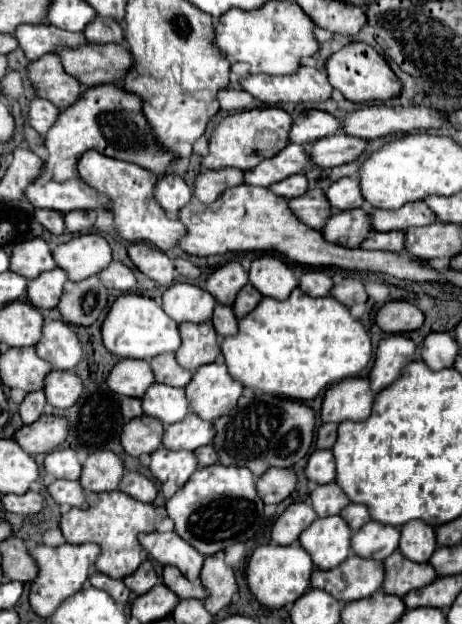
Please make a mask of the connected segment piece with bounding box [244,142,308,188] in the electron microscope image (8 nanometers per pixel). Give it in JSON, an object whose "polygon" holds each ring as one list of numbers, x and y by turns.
{"polygon":[[288,142,280,154,262,160,256,168,244,170,244,182,250,186,268,188,270,184,280,182,282,178,302,172,306,164,308,164,308,154,304,146]]}

